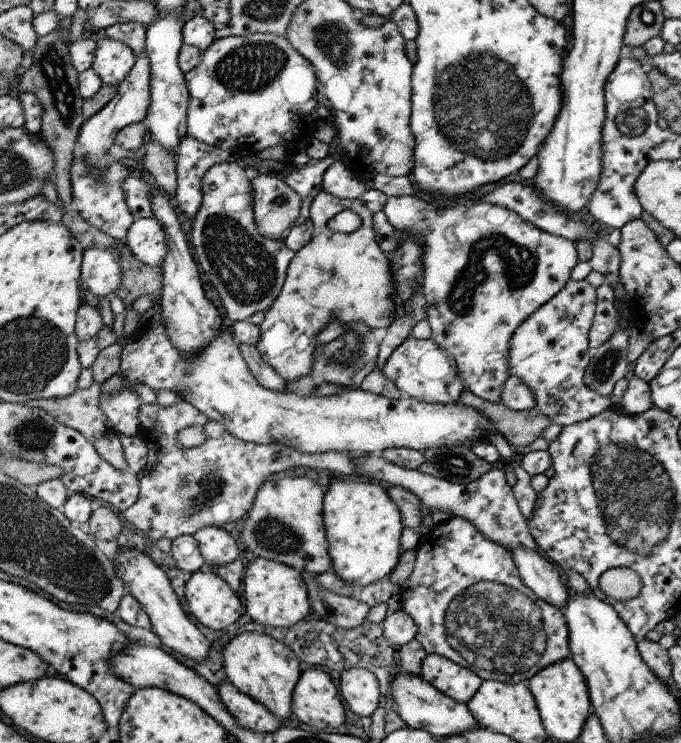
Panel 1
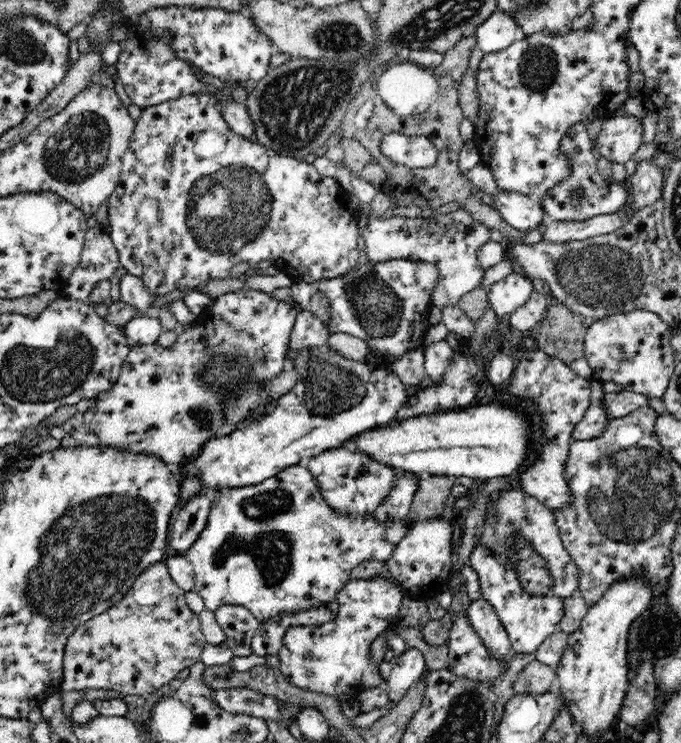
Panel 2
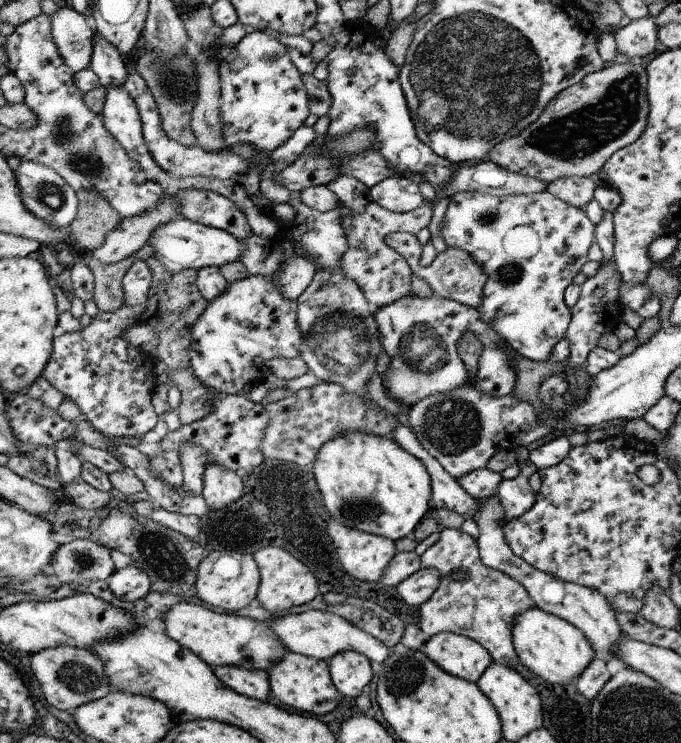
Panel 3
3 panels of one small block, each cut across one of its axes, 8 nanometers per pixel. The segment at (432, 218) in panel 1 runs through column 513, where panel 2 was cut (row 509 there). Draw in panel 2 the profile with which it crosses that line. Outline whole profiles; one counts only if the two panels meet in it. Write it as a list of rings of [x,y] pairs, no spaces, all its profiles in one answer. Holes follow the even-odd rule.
[[[299,465],[284,468],[277,476],[268,478],[260,484],[236,488],[224,487],[207,493],[213,505],[211,506],[206,526],[198,535],[198,538],[192,543],[192,546],[184,553],[184,556],[193,566],[193,571],[195,572],[195,585],[193,590],[203,598],[206,610],[215,612],[220,606],[226,603],[244,606],[244,608],[254,614],[254,617],[258,619],[259,623],[282,616],[282,614],[298,614],[298,612],[310,610],[310,608],[318,608],[322,603],[334,601],[338,591],[343,587],[343,584],[350,580],[350,571],[361,562],[367,560],[387,561],[392,556],[396,545],[404,538],[404,535],[409,529],[409,525],[412,523],[408,517],[397,521],[380,522],[374,517],[374,514],[370,513],[367,515],[344,515],[338,513],[338,511],[334,511],[334,509],[326,503],[322,491],[320,491],[320,487],[318,487],[318,481],[316,481],[312,472],[310,472],[308,468],[302,468],[302,466]]]

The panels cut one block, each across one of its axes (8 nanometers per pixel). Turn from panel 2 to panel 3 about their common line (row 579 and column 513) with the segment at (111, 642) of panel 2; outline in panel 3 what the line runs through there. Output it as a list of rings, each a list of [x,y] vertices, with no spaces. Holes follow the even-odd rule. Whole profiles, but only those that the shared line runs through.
[[[640,61],[615,63],[560,92],[536,122],[496,144],[486,160],[547,185],[562,178],[589,177],[602,170],[609,156],[642,136],[648,110],[646,67]]]

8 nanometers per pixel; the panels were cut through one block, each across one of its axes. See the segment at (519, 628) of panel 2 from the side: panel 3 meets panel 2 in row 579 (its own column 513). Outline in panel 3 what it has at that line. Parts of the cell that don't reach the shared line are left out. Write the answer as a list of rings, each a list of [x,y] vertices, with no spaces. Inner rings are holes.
[[[530,467],[530,471],[527,471],[525,468],[522,468],[521,473],[518,476],[516,476],[516,478],[502,479],[502,482],[500,482],[500,486],[498,486],[496,496],[498,497],[498,500],[500,500],[500,504],[502,504],[502,508],[504,508],[504,518],[506,518],[506,520],[504,520],[505,523],[510,522],[510,520],[518,518],[519,516],[522,516],[522,513],[528,512],[528,510],[530,510],[530,508],[532,508],[532,506],[534,506],[534,502],[536,502],[536,494],[538,494],[538,492],[533,491],[533,489],[531,488],[531,486],[528,482],[529,473],[531,472],[531,469],[532,469],[532,467]]]

